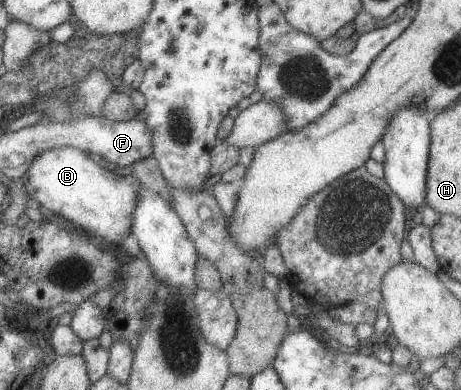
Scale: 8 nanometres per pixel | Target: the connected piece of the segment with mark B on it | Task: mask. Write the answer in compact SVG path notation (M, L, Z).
M70 146L51 148L41 153L38 158L32 160L31 166L22 176L21 181L28 192L31 204L39 205L67 226L81 227L83 231L89 231L91 235L99 235L99 240L103 239L107 243L115 241L117 245L121 245L124 237L131 234L132 214L136 207L141 183L133 175L127 177L115 175L113 170L103 168L92 155L87 155L78 148Z

